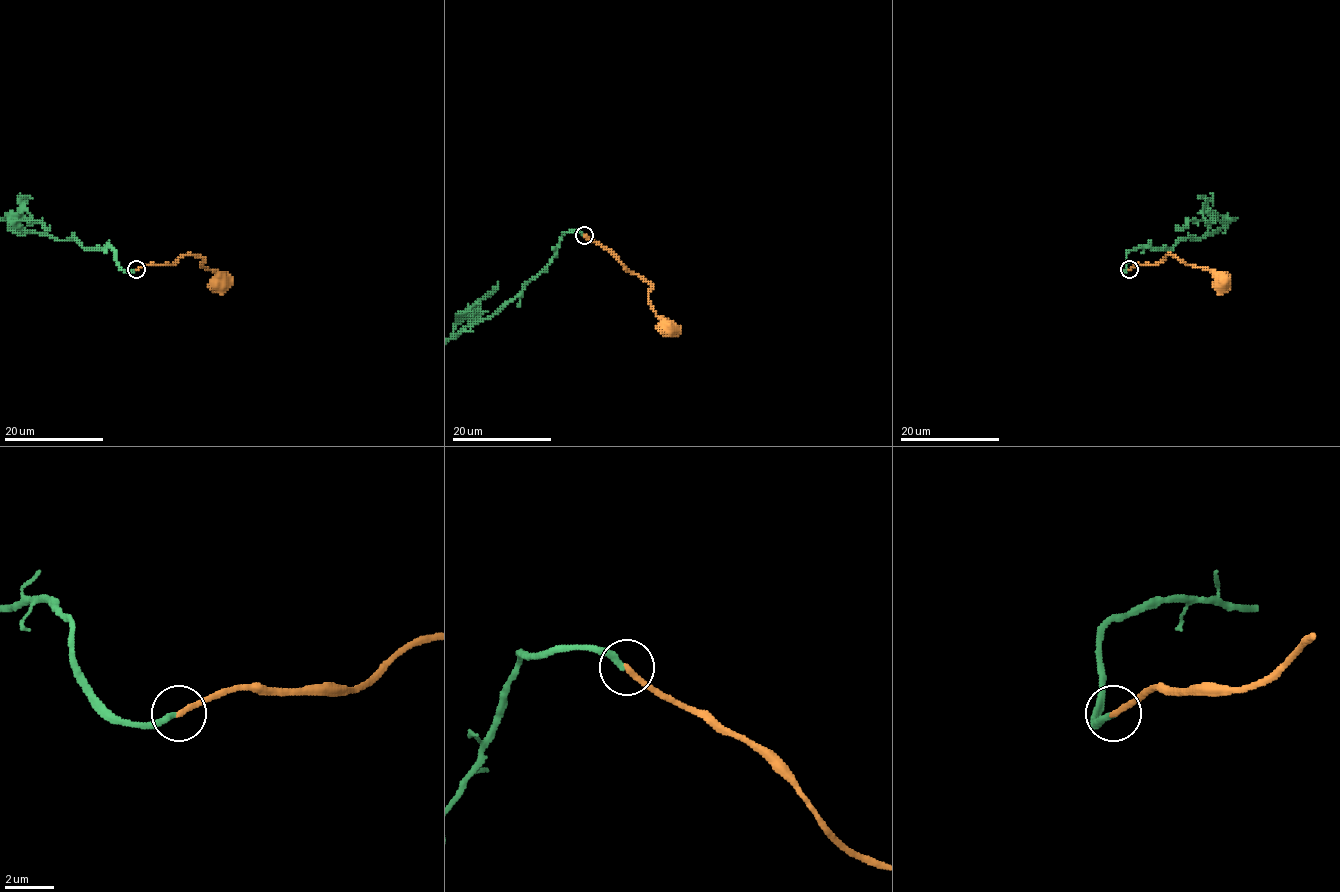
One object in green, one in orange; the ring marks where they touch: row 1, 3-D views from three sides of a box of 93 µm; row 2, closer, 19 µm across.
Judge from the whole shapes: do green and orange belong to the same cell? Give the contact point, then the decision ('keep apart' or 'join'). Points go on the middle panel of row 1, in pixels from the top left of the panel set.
at (584, 235); join

